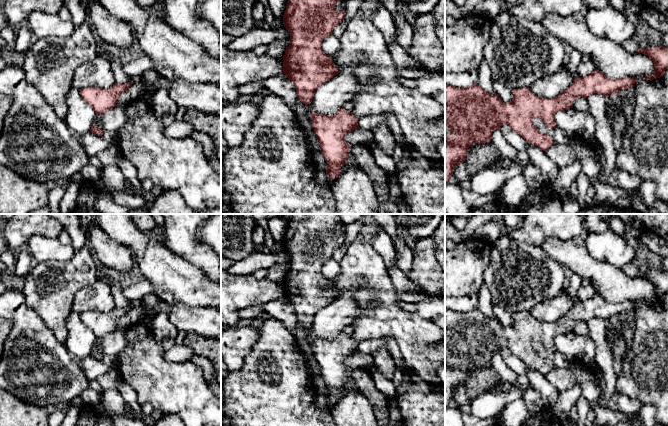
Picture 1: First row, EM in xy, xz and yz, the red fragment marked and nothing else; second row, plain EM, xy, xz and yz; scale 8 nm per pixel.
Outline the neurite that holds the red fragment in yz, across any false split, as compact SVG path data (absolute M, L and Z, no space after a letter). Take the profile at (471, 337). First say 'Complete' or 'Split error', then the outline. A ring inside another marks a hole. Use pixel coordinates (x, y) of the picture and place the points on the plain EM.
Complete. M595 293L591 298L576 301L573 307L555 322L541 322L535 319L530 311L523 311L512 313L513 324L508 327L503 326L495 317L486 316L477 307L467 312L445 309L445 355L452 355L451 360L445 356L445 407L453 399L454 391L466 384L468 372L473 368L490 366L492 356L495 353L500 353L502 348L508 349L511 354L530 368L546 375L554 368L553 363L537 353L533 348L534 342L541 343L551 353L556 352L554 339L557 336L573 332L577 321L587 322L595 317L609 321L617 318L620 314L633 312L637 305L637 302L631 301L614 304Z

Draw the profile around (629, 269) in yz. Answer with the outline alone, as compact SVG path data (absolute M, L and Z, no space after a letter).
M632 262L627 263L624 267L621 268L621 270L628 277L634 277L639 273L639 270Z

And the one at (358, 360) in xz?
M357 351L345 359L345 365L351 370L358 368L371 368L373 366L373 361L374 358L372 354L364 354Z

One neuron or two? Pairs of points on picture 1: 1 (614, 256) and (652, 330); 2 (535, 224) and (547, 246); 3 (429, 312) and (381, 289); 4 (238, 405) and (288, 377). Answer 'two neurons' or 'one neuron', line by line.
1: two neurons
2: two neurons
3: two neurons
4: one neuron

